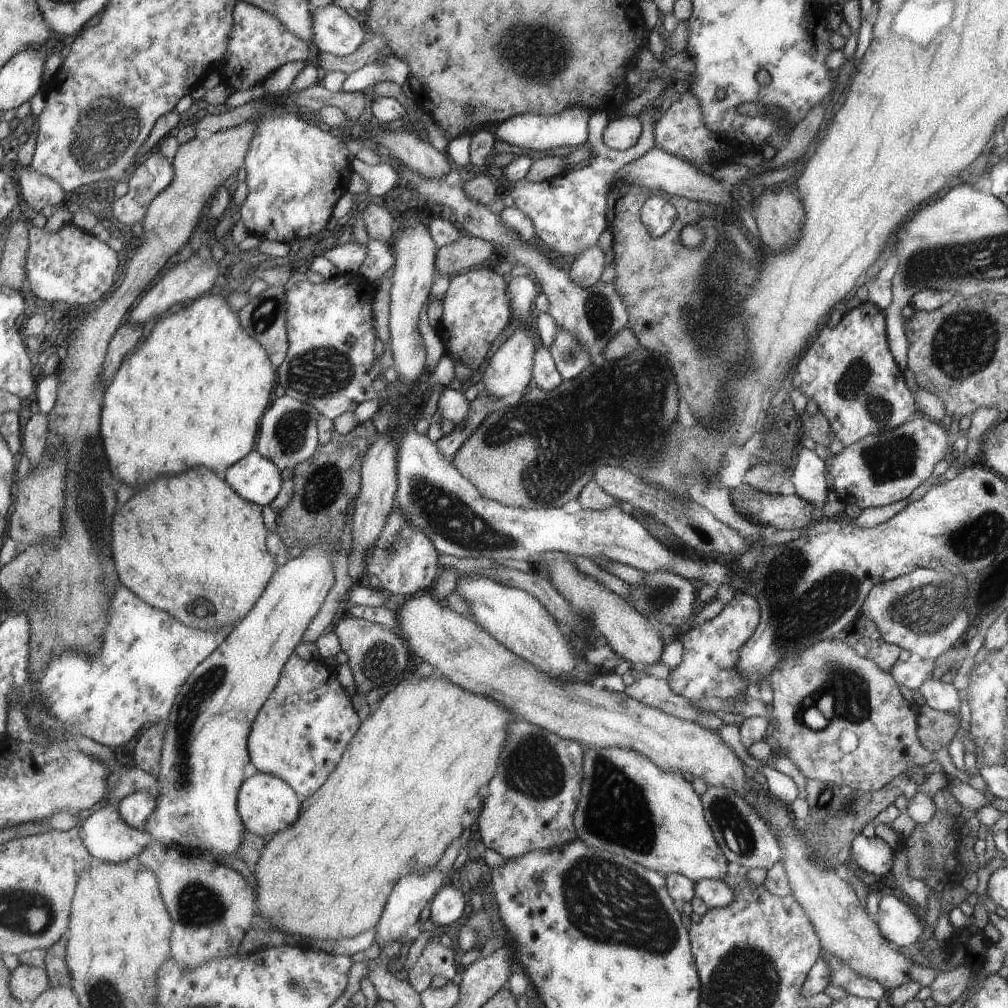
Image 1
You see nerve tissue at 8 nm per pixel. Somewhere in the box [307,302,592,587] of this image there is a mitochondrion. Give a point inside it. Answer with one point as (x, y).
(440, 509)

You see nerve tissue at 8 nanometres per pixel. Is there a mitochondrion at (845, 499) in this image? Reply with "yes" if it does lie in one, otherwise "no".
no

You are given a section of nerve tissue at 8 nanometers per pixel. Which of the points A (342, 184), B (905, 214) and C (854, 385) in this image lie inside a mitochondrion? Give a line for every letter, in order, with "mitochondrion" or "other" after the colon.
A: other
B: other
C: mitochondrion

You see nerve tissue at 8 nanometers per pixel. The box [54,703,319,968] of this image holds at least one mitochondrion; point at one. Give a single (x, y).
(198, 905)

